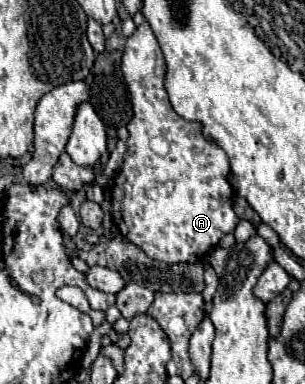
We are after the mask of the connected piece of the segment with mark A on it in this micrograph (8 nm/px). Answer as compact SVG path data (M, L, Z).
M143 21L131 37L127 37L121 71L131 93L133 117L127 123L127 153L123 159L123 167L115 179L111 197L113 221L119 227L121 235L141 247L151 259L163 263L201 261L219 243L219 239L227 233L233 233L239 223L239 217L233 211L233 189L227 181L229 157L213 141L203 137L199 121L185 121L173 111L163 85L167 71L165 59L147 21Z

